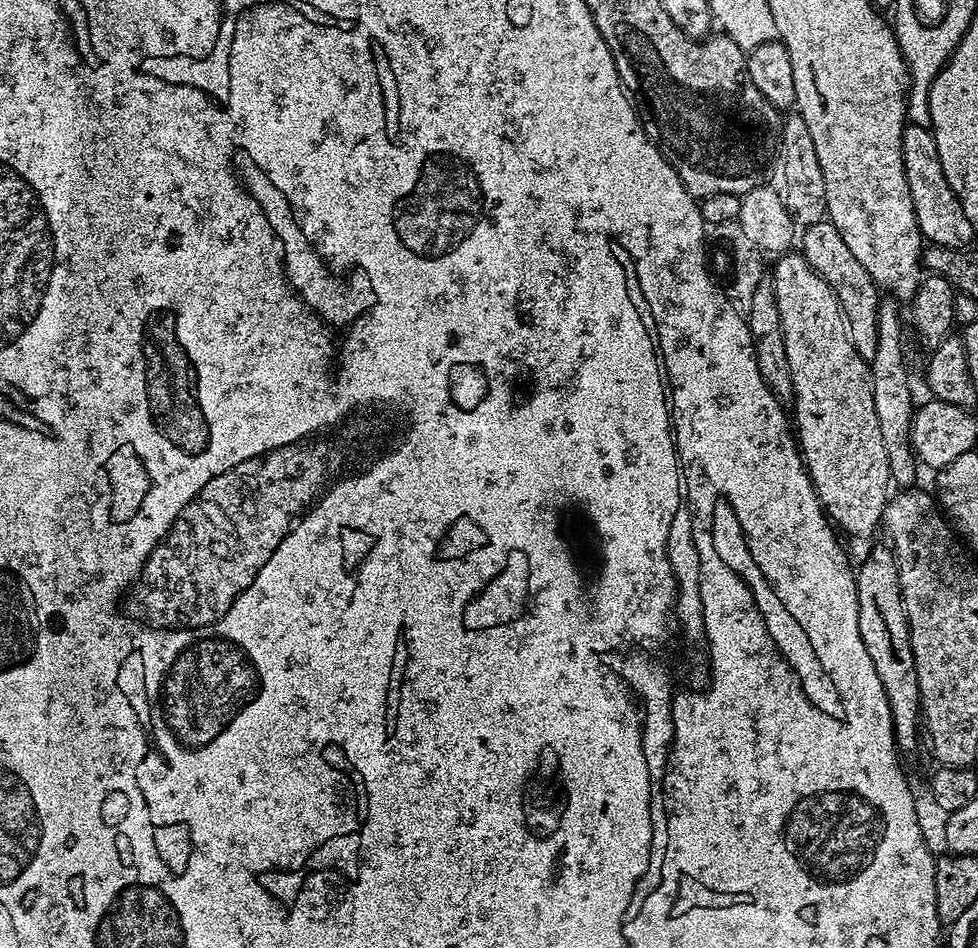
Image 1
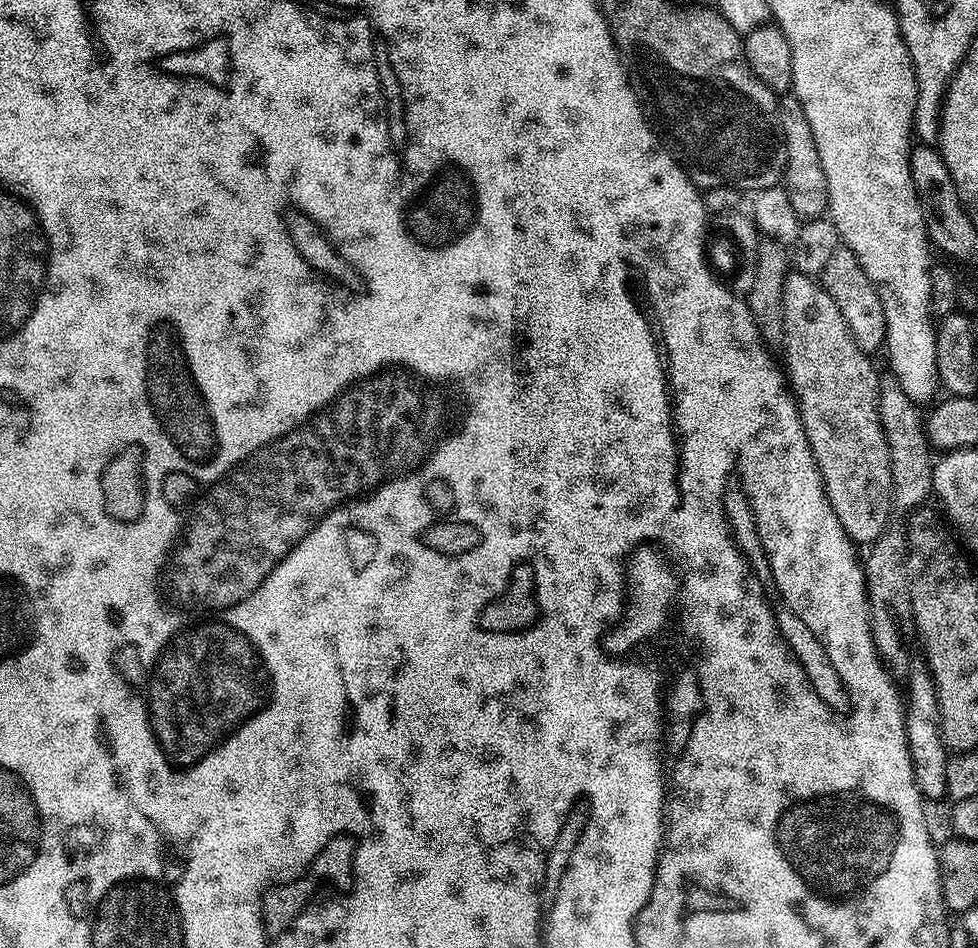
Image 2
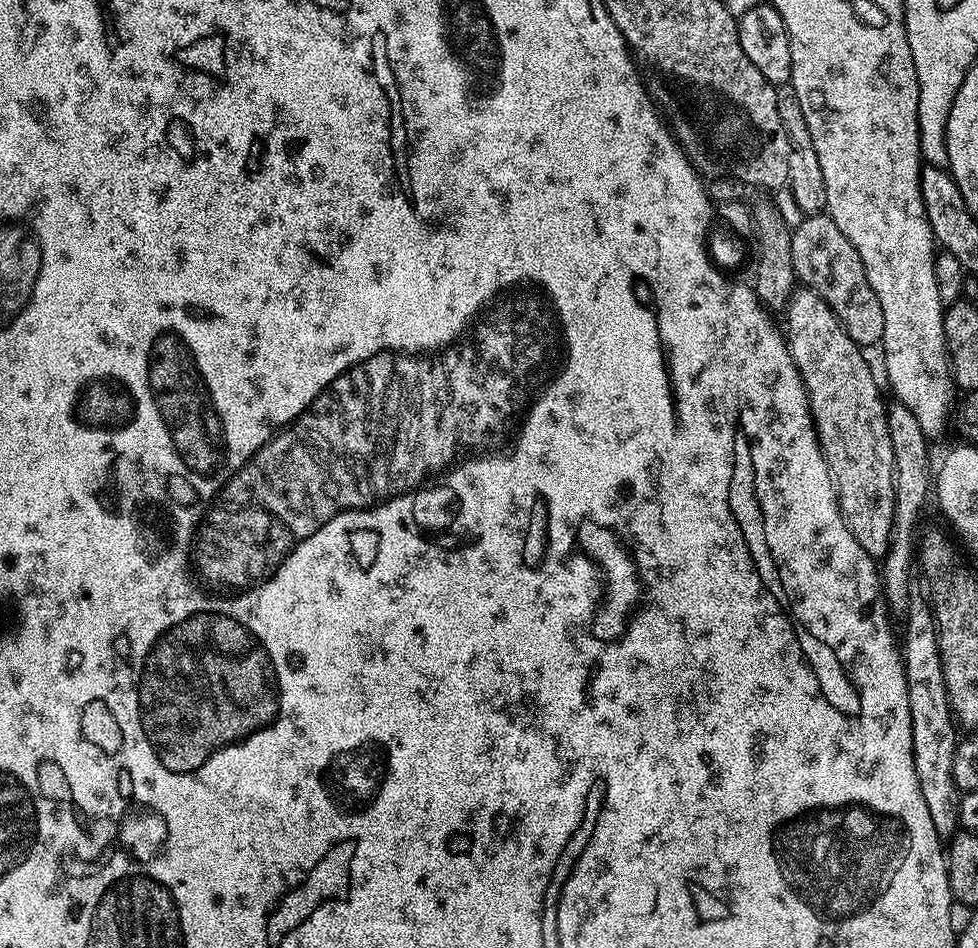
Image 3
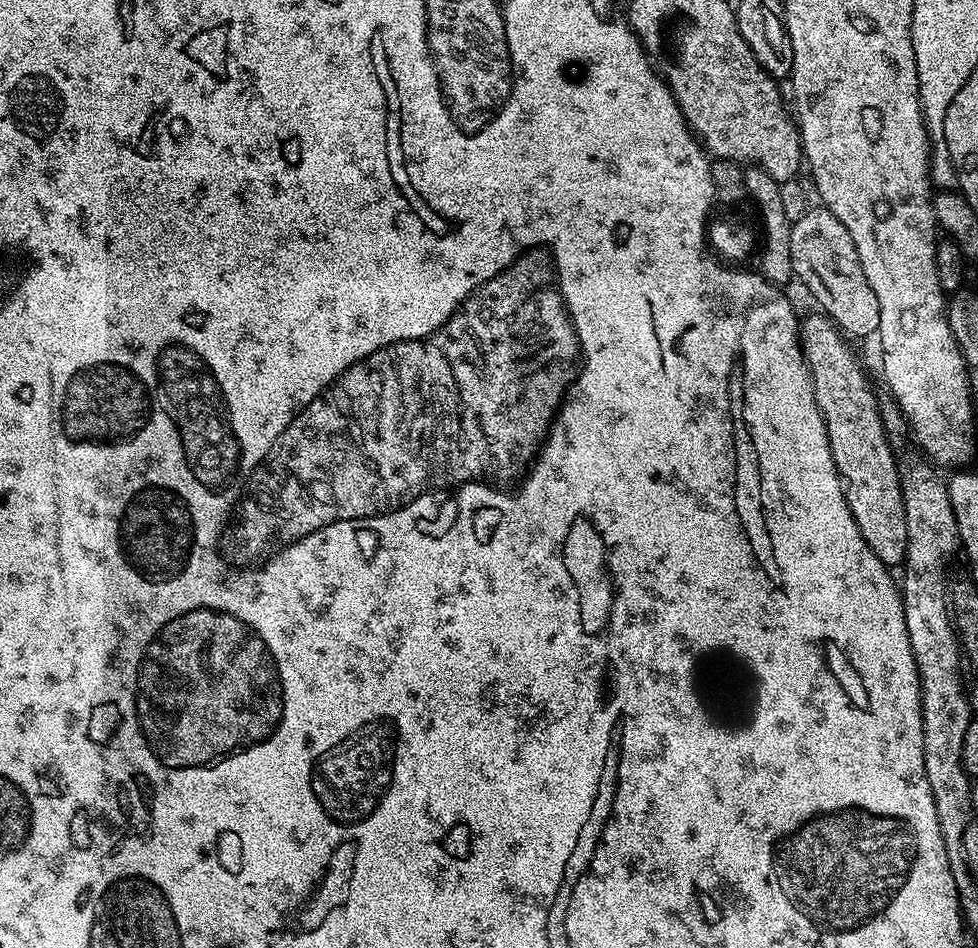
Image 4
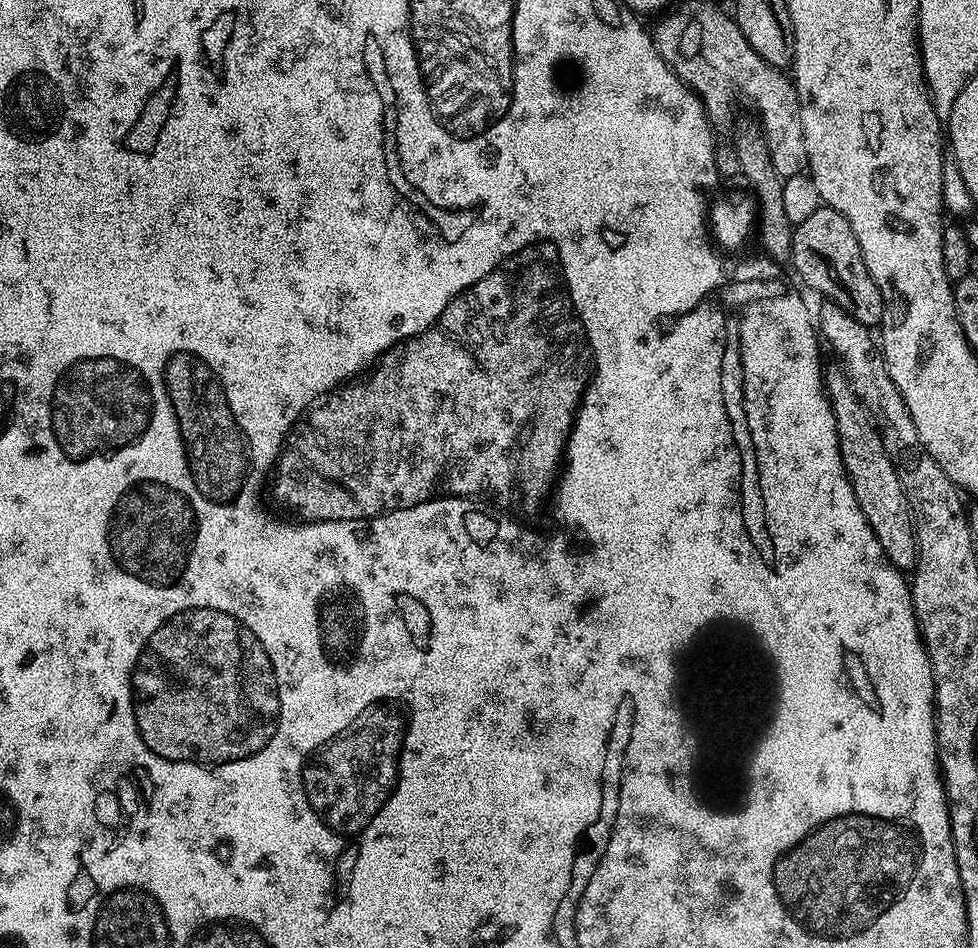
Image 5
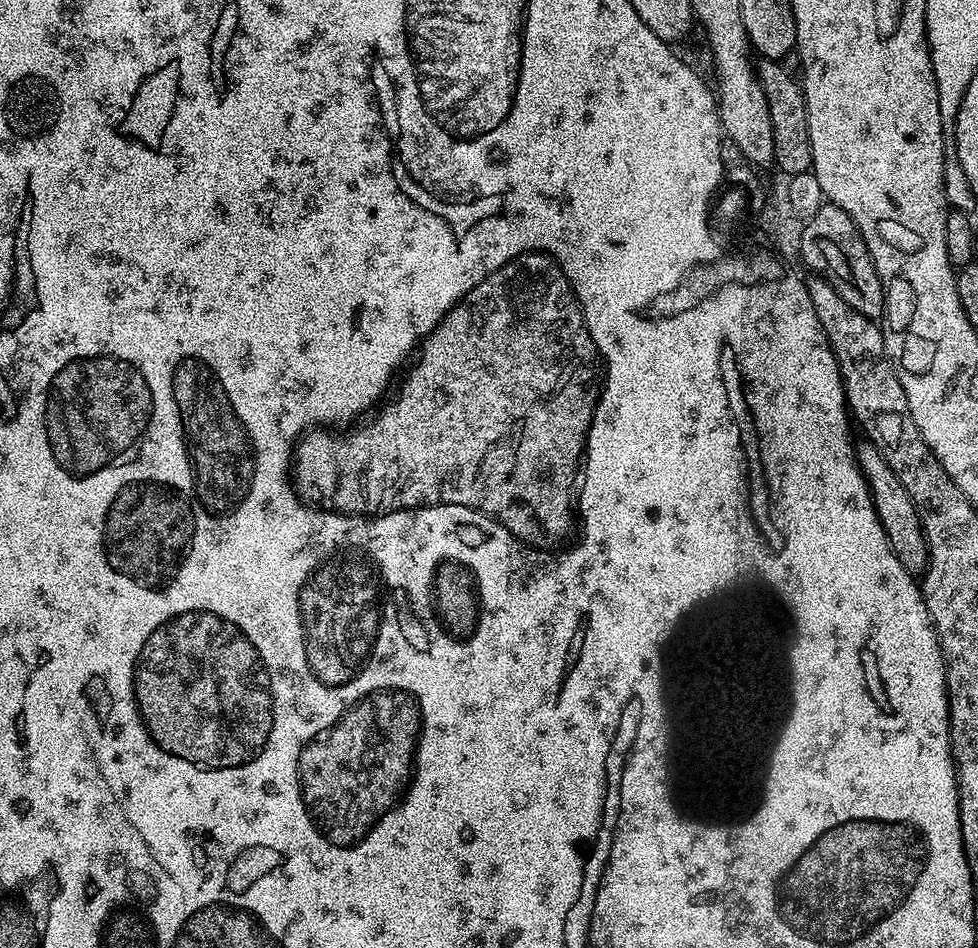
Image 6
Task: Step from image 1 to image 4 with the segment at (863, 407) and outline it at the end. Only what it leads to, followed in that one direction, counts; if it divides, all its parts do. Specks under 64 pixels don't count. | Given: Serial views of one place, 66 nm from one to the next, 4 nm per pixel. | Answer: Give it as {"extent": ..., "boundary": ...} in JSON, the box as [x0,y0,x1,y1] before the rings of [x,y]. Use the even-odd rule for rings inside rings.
{"extent":[800,315,908,566],"boundary":[[[819,315],[800,320],[800,345],[812,372],[814,398],[826,422],[830,454],[834,454],[834,466],[844,483],[850,514],[854,514],[854,522],[858,530],[862,530],[866,546],[870,546],[884,564],[900,566],[906,558],[908,541],[906,510],[900,489],[898,456],[882,426],[880,400],[867,374],[860,369],[860,362],[844,333],[827,315]]]}

